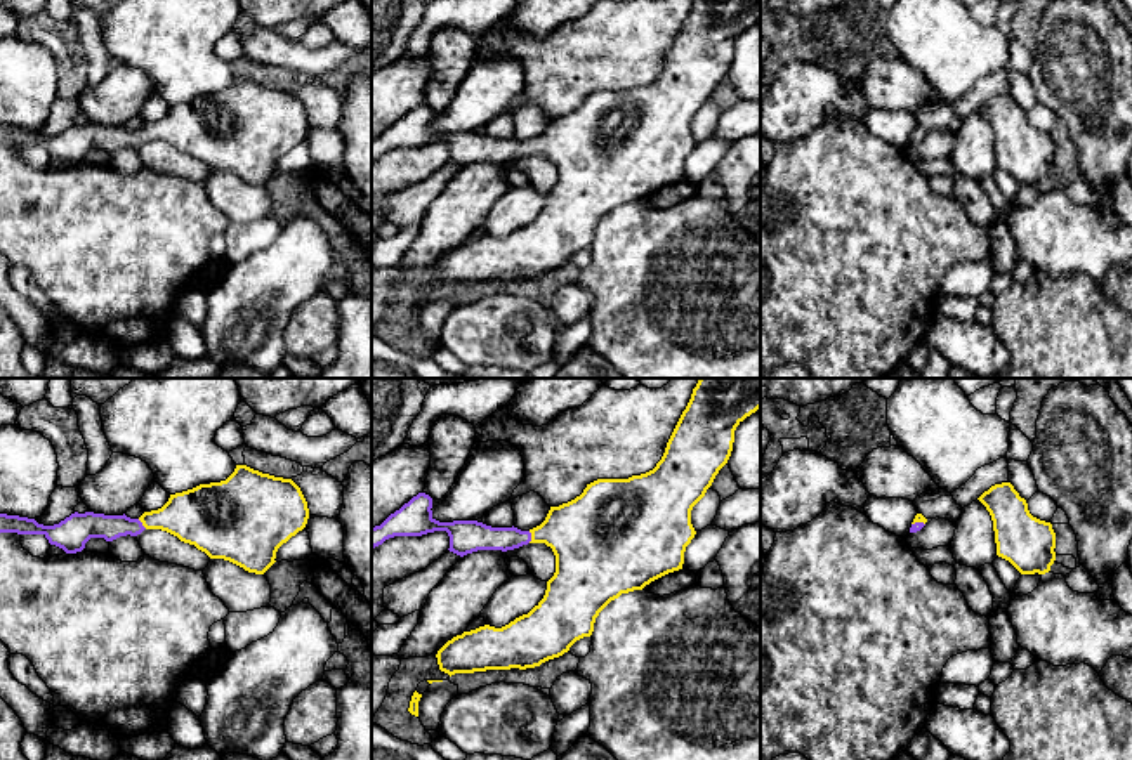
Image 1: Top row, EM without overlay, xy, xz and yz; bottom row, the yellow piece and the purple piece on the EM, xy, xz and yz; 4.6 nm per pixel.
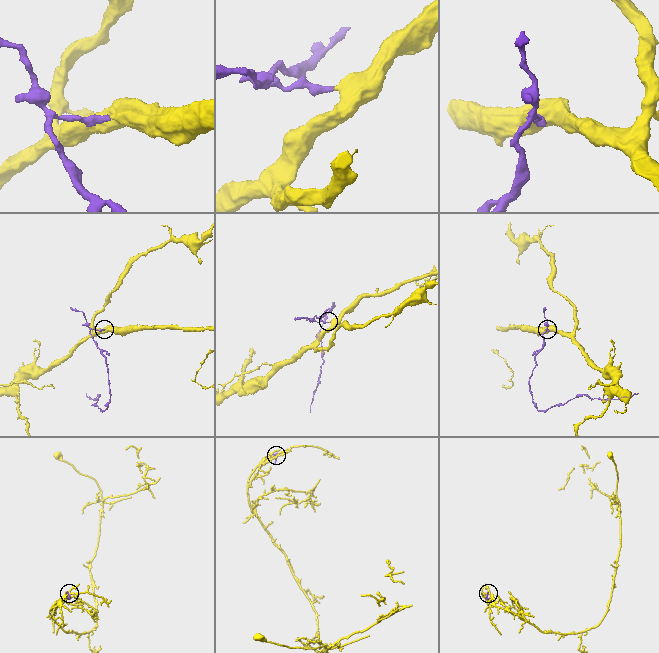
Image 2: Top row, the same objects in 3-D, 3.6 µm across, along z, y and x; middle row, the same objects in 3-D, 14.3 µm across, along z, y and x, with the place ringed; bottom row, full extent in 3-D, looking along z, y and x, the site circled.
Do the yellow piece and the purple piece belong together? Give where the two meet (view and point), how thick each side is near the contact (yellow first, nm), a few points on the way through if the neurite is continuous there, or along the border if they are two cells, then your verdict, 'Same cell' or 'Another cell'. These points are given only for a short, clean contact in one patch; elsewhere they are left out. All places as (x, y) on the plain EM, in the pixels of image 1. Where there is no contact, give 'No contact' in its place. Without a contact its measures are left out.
Touches yellow at xz (532, 148). Thickness 340 nm (yellow) against 130 nm. Path across: xz (585, 146), (532, 148), (478, 148). Same cell

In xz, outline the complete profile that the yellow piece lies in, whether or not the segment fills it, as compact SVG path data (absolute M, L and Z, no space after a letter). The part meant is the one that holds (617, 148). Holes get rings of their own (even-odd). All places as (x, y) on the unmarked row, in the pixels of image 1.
M693 0L661 71L646 85L629 90L597 90L575 111L550 118L545 132L530 141L491 139L477 132L439 134L432 128L432 109L418 104L380 137L372 139L372 160L394 147L422 147L446 142L450 163L464 168L477 161L514 161L545 154L556 167L556 184L543 210L502 239L490 236L448 252L436 265L439 281L450 288L486 281L535 279L559 269L594 243L599 224L622 205L642 201L651 193L682 180L686 158L696 142L693 118L705 108L727 75L736 38L760 19L760 0Z

